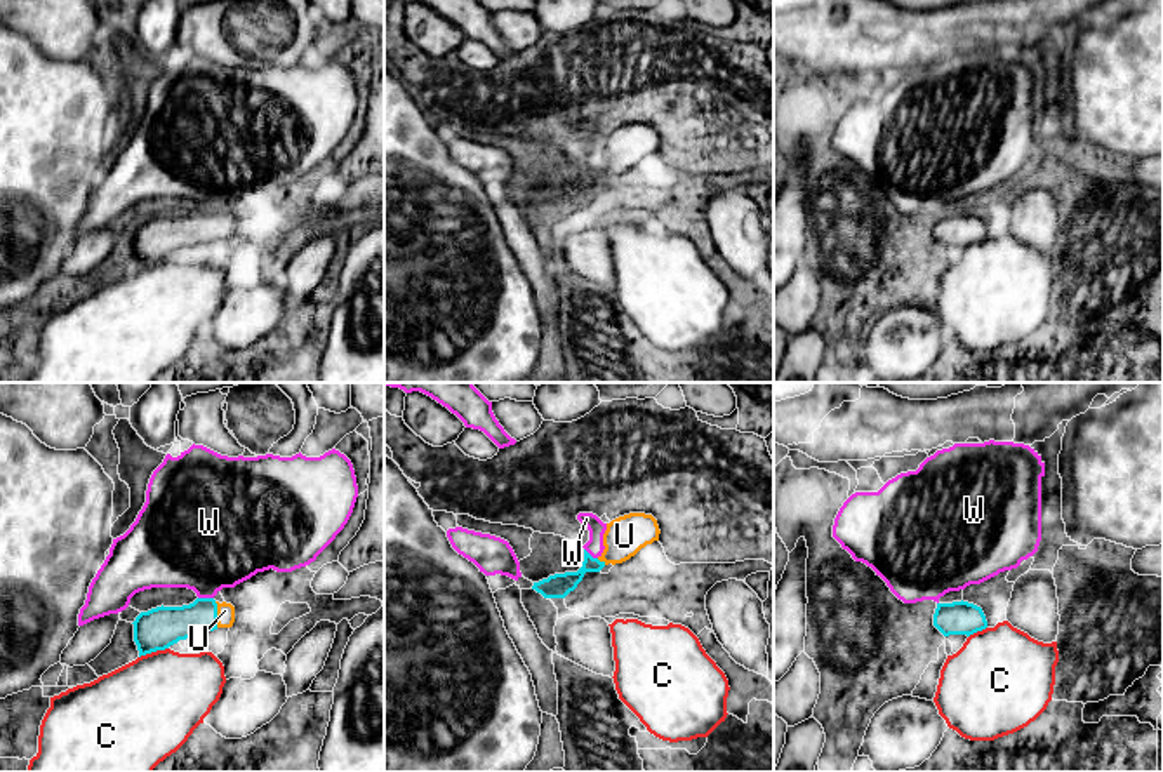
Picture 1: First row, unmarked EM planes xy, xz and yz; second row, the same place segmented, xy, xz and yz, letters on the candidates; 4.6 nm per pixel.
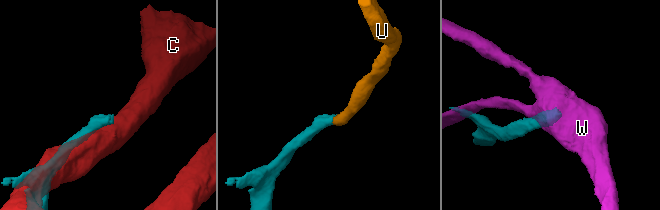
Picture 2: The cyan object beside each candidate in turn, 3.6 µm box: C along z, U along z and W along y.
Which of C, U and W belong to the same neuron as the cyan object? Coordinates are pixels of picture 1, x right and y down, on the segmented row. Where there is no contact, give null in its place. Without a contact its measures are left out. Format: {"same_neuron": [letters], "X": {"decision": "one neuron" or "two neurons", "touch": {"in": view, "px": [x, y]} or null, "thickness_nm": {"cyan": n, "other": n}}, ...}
{"same_neuron": ["U"], "C": {"decision": "two neurons", "touch": {"in": "xy", "px": [153, 651]}, "thickness_nm": {"cyan": 190, "other": 440}}, "U": {"decision": "one neuron", "touch": {"in": "xy", "px": [216, 614]}, "thickness_nm": {"cyan": 190, "other": 80}}, "W": {"decision": "two neurons", "touch": {"in": "xy", "px": [206, 598]}, "thickness_nm": {"cyan": 190, "other": 440}}}

